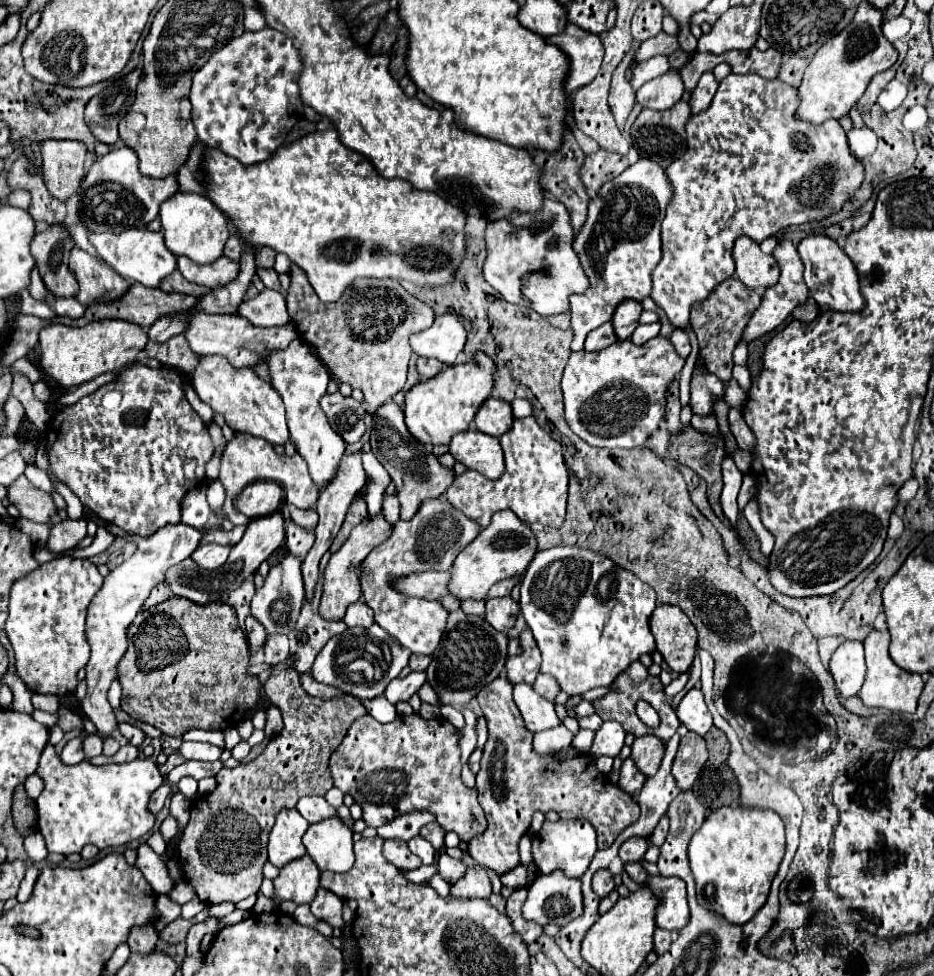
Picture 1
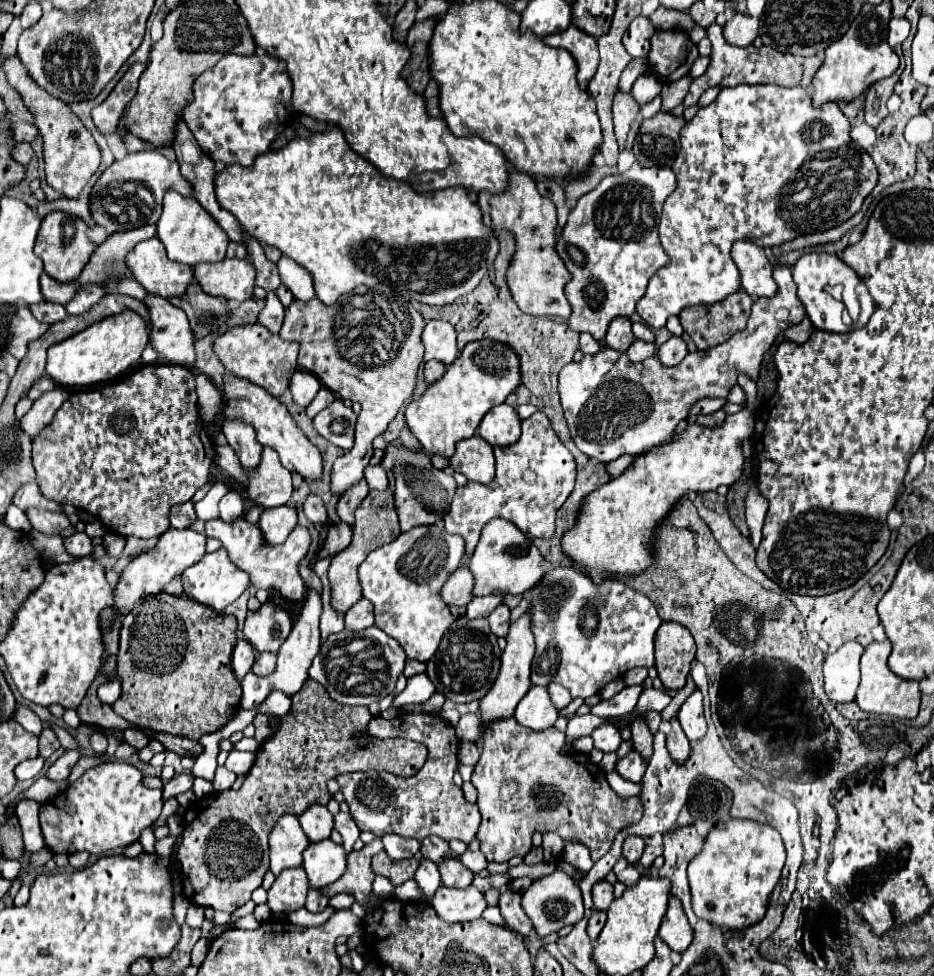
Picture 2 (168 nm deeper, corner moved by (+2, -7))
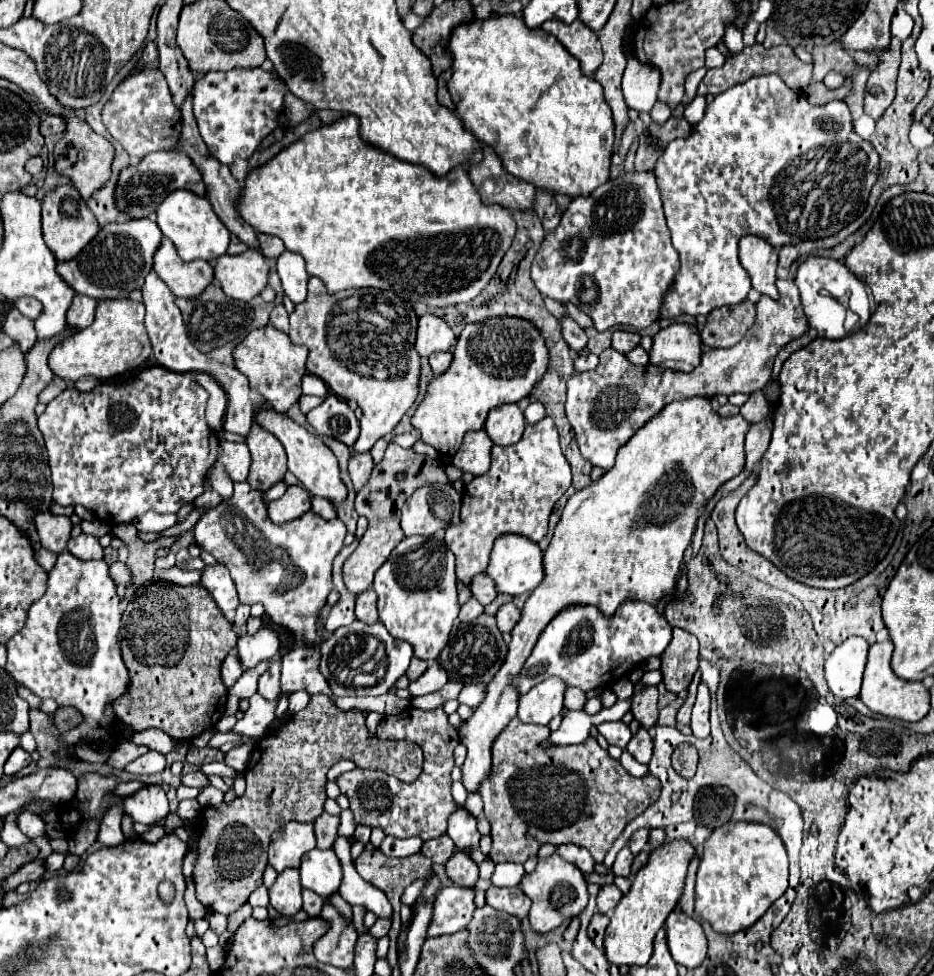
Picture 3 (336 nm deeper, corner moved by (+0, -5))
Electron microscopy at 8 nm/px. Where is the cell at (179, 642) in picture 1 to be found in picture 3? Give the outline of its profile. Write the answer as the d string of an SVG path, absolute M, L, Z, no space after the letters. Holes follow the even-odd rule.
M155 580L141 586L123 612L119 640L123 662L131 676L131 686L113 702L113 710L117 718L133 732L159 728L173 740L193 740L221 720L227 702L227 688L221 682L221 662L235 648L237 632L233 630L233 624L217 610L211 594L201 584L177 586Z

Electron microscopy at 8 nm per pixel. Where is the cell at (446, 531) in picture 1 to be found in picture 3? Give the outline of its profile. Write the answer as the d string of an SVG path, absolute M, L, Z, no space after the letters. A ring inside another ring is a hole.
M435 536L403 538L375 572L373 590L379 596L379 620L387 632L397 640L407 640L417 658L433 662L445 648L459 616L455 556L445 542Z

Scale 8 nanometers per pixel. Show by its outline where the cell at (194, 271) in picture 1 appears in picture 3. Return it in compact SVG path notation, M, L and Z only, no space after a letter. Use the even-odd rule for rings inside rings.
M245 250L237 256L223 254L215 260L213 270L215 280L221 284L225 294L229 294L229 298L249 302L267 286L269 268L259 250Z

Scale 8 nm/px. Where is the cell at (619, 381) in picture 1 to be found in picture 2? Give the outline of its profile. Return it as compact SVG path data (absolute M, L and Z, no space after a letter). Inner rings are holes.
M777 266L773 270L773 278L779 286L777 294L773 298L757 298L755 300L753 312L749 316L745 330L737 332L735 336L731 336L731 340L727 340L715 348L687 354L679 366L663 366L663 364L659 364L659 360L655 360L655 356L647 358L645 362L633 364L627 358L627 354L615 352L613 348L605 348L597 354L587 354L581 362L567 364L559 372L559 394L561 394L565 418L567 418L575 446L583 454L597 458L603 464L617 460L623 454L633 454L633 456L643 454L647 448L653 448L653 446L659 446L659 444L671 440L675 428L679 426L679 422L687 420L689 410L693 408L693 404L697 400L701 400L701 398L727 398L731 388L737 384L739 374L745 374L753 382L757 382L763 356L771 348L775 338L781 332L785 332L789 326L799 324L805 316L805 308L795 294L795 282L791 276L791 268L789 266Z

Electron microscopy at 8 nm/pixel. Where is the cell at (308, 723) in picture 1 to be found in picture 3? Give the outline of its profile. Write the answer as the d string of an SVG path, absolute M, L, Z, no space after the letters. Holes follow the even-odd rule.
M311 696L305 710L291 714L277 730L257 740L245 770L247 790L229 804L201 810L201 836L193 882L197 900L213 912L231 914L247 902L249 894L263 884L267 846L271 834L291 820L313 822L325 806L327 770L339 760L351 760L359 768L383 770L403 782L415 782L423 770L423 750L415 742L381 740L369 732L361 710L341 710L329 696Z

